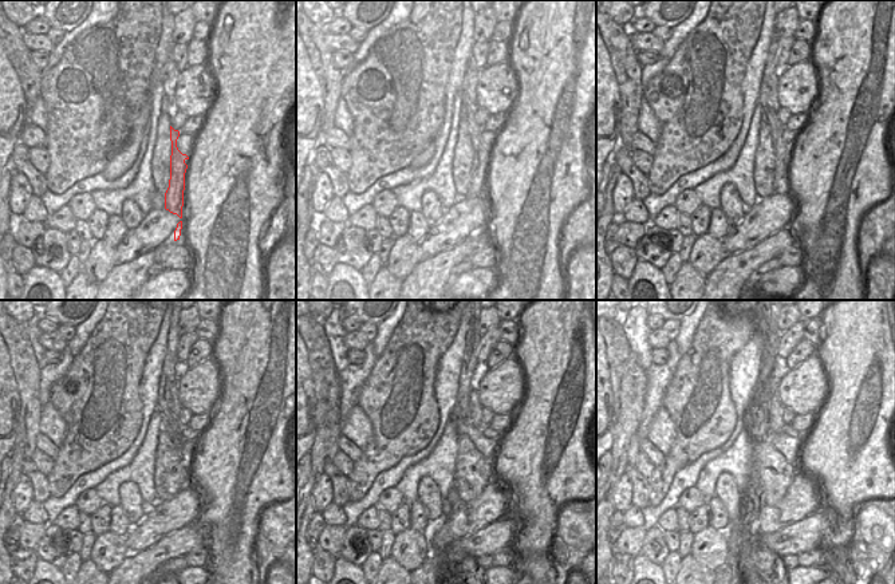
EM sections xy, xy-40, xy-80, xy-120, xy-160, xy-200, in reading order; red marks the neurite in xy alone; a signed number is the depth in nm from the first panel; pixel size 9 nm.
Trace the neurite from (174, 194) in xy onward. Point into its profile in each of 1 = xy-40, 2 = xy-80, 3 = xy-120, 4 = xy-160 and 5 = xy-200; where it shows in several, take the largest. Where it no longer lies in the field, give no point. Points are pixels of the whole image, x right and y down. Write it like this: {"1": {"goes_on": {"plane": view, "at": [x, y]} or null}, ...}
{"1": {"goes_on": {"plane": "xy-40", "at": [480, 161]}}, "2": {"goes_on": {"plane": "xy-80", "at": [781, 149]}}, "3": {"goes_on": {"plane": "xy-120", "at": [170, 369]}}, "4": {"goes_on": {"plane": "xy-160", "at": [470, 367]}}, "5": {"goes_on": {"plane": "xy-200", "at": [769, 362]}}}

